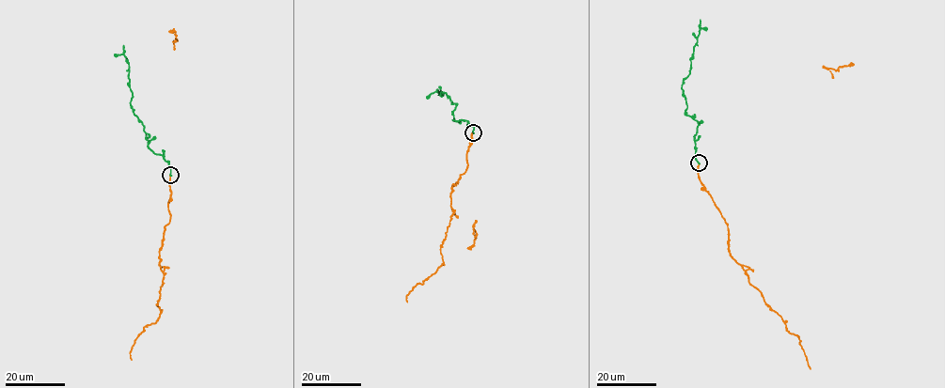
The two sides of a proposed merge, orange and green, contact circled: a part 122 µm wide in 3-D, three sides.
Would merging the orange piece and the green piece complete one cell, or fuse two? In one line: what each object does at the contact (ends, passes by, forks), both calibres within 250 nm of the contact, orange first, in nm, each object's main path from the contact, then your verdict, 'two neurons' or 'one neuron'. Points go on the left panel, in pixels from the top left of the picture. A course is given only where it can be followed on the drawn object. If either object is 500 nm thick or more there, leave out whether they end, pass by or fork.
orange ends; green ends; calibres 180 and 200 nm; course orange (170, 175), (169, 222), (160, 250), (160, 313), (157, 321), (144, 327), (130, 352), (132, 360); course green (170, 175), (169, 163), (148, 147), (149, 136), (132, 109), (129, 63), (123, 54), (114, 54); one neuron

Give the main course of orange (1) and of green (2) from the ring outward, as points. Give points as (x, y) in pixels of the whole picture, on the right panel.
1: (699, 162), (698, 178), (728, 225), (730, 256), (788, 332), (799, 336), (811, 369)
2: (699, 162), (694, 139), (698, 125), (686, 115), (681, 86), (689, 73), (700, 28), (706, 27)

